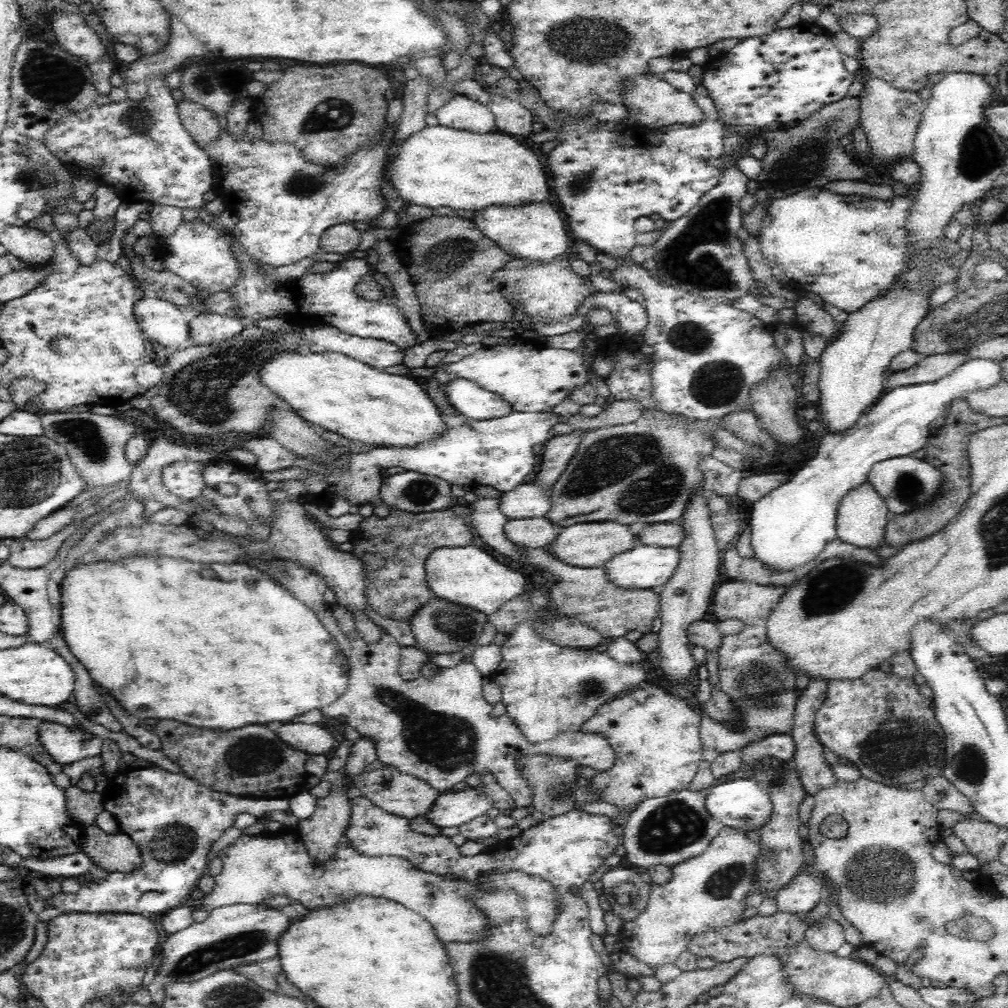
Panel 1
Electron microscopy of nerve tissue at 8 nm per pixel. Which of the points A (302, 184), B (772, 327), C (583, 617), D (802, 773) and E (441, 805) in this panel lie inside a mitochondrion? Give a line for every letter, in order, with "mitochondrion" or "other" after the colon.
A: mitochondrion
B: other
C: other
D: other
E: other

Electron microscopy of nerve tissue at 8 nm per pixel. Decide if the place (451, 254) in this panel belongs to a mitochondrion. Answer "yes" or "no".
yes

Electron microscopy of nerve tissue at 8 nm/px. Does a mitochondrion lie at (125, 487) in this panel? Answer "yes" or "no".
no

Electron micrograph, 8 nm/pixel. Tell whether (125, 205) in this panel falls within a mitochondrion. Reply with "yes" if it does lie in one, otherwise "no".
no

